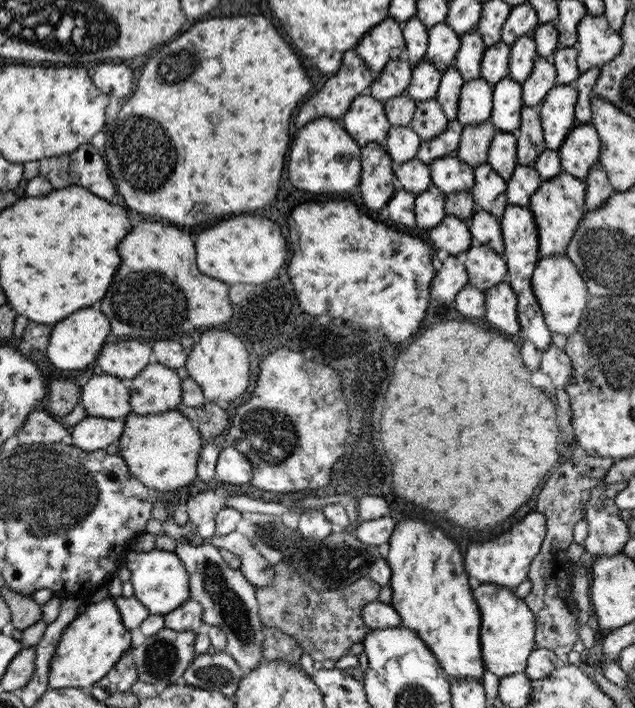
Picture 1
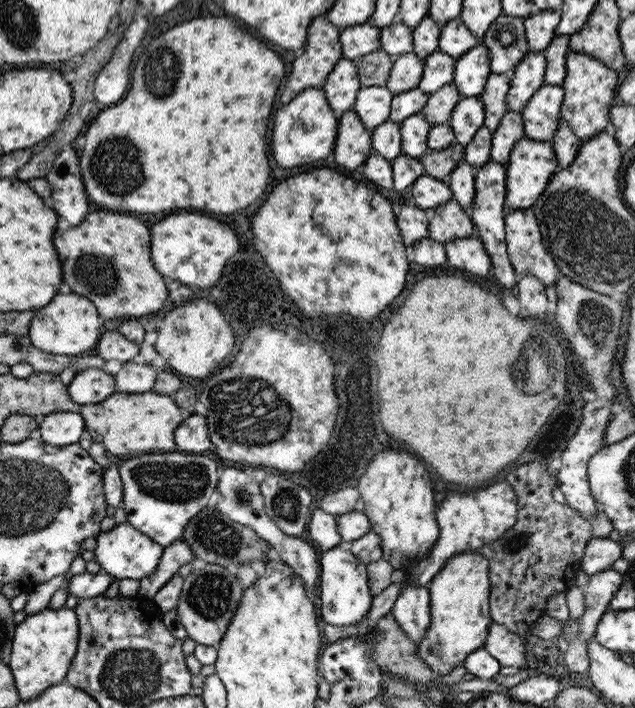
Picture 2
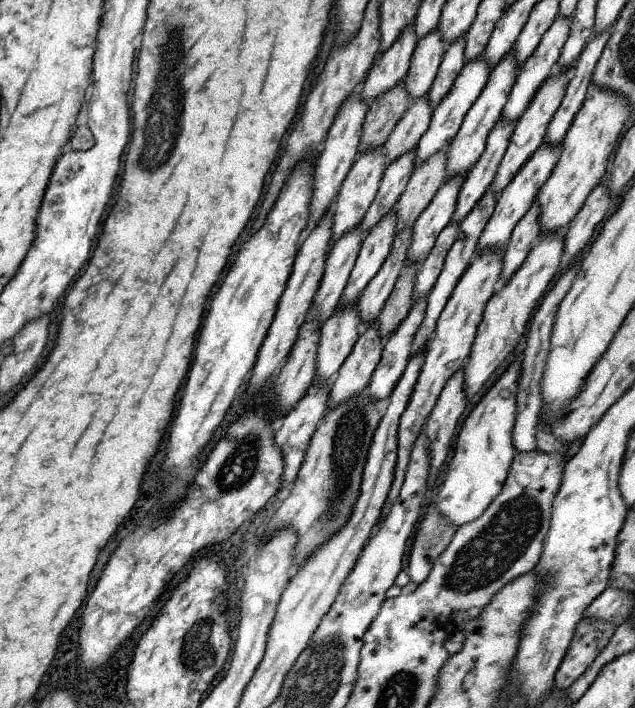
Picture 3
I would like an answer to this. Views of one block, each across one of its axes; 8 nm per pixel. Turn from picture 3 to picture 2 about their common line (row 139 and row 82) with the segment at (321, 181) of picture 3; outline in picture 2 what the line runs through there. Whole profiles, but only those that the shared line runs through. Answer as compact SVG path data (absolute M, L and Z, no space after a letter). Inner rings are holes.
M340 58L338 64L334 66L334 70L328 74L326 84L322 88L337 119L344 112L353 110L358 90L361 87L362 83L358 78L355 62Z

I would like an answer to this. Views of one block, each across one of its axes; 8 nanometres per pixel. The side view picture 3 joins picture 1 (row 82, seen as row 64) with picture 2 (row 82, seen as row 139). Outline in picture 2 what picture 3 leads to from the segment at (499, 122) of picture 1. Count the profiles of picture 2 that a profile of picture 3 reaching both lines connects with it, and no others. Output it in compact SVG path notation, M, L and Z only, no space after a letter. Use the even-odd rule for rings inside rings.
M479 43L456 60L453 85L463 97L479 98L490 73L490 53Z

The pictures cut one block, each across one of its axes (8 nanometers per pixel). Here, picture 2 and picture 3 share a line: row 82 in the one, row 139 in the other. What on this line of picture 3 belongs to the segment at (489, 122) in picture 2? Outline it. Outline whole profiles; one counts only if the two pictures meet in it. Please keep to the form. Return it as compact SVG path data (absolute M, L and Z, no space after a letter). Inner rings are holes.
M502 115L498 122L495 122L487 136L483 153L474 163L474 166L466 172L457 196L452 221L458 221L460 224L461 220L476 206L478 200L490 188L514 130L515 124L508 119L502 119Z

